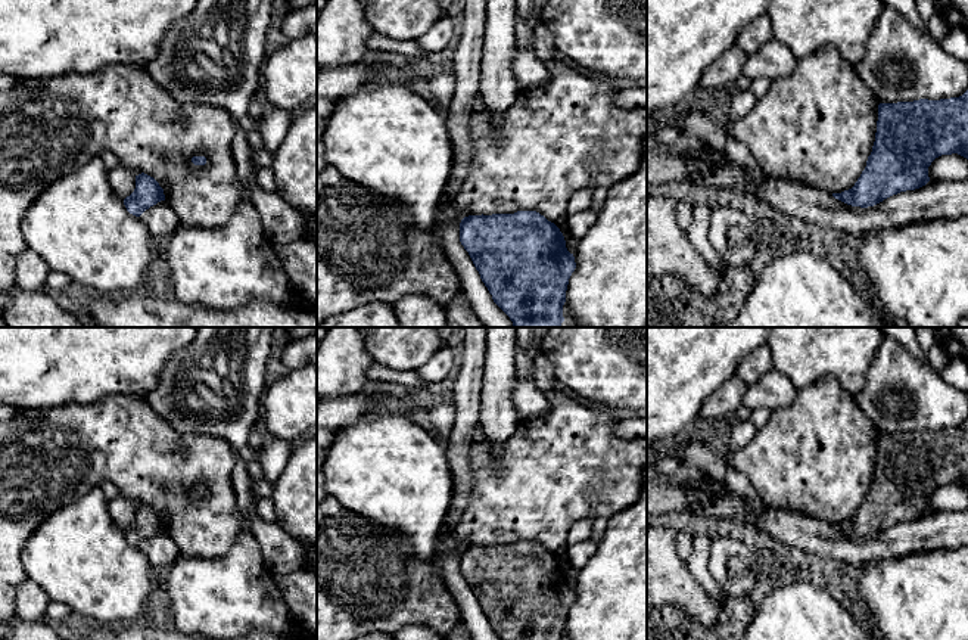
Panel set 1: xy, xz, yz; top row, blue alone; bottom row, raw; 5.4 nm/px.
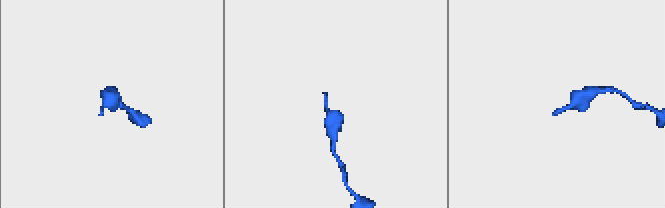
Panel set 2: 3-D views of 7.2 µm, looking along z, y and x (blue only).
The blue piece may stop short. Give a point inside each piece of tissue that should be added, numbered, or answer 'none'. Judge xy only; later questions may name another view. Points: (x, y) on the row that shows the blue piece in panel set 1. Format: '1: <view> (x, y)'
none

